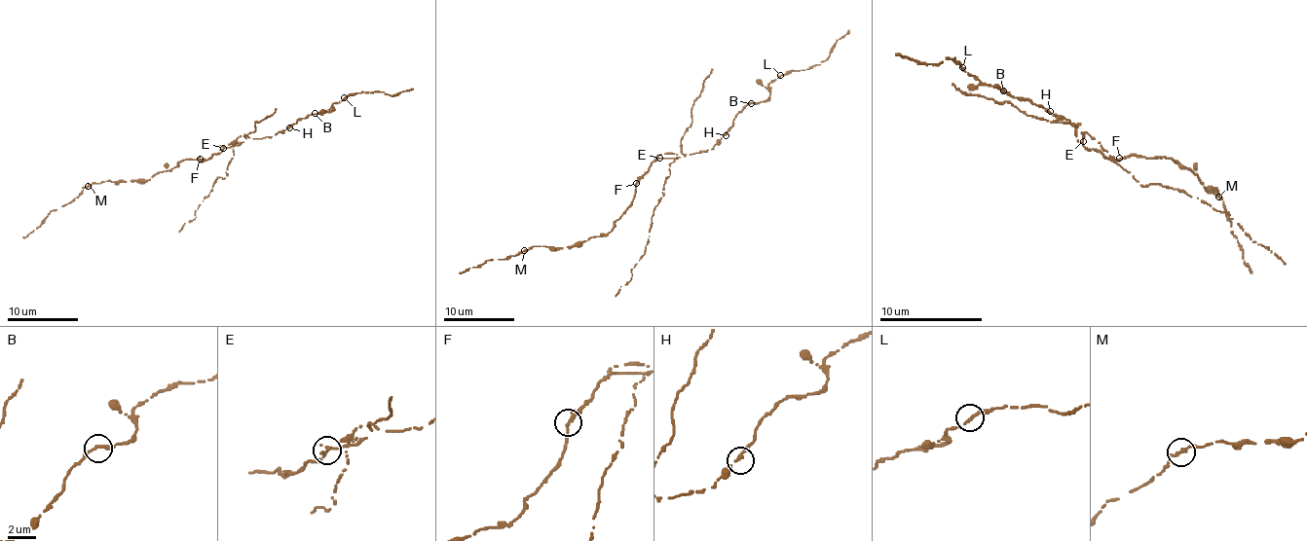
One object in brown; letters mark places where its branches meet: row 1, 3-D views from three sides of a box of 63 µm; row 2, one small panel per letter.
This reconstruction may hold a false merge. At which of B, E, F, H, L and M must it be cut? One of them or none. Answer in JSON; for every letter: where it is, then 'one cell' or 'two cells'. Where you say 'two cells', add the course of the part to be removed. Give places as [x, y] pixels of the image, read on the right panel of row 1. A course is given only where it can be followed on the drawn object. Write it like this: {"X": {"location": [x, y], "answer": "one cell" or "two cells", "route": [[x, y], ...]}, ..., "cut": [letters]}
{"B": {"location": [1003, 90], "answer": "one cell"}, "E": {"location": [1083, 141], "answer": "two cells", "route": [[1083, 142], [1086, 131], [1139, 186], [1178, 188], [1217, 211], [1228, 211], [1253, 242], [1285, 263]]}, "F": {"location": [1119, 158], "answer": "one cell"}, "H": {"location": [1050, 111], "answer": "one cell"}, "L": {"location": [962, 67], "answer": "one cell"}, "M": {"location": [1218, 197], "answer": "one cell"}, "cut": ["E"]}

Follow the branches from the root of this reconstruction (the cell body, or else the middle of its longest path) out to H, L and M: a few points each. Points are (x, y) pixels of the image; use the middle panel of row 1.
H: (657, 159), (664, 153), (677, 155), (680, 151), (692, 155), (706, 151), (726, 135)
L: (657, 159), (664, 153), (692, 155), (712, 149), (738, 112), (749, 103), (768, 98), (768, 85), (780, 75)
M: (657, 159), (636, 185), (632, 204), (613, 223), (610, 233), (558, 250), (547, 246), (525, 250)

